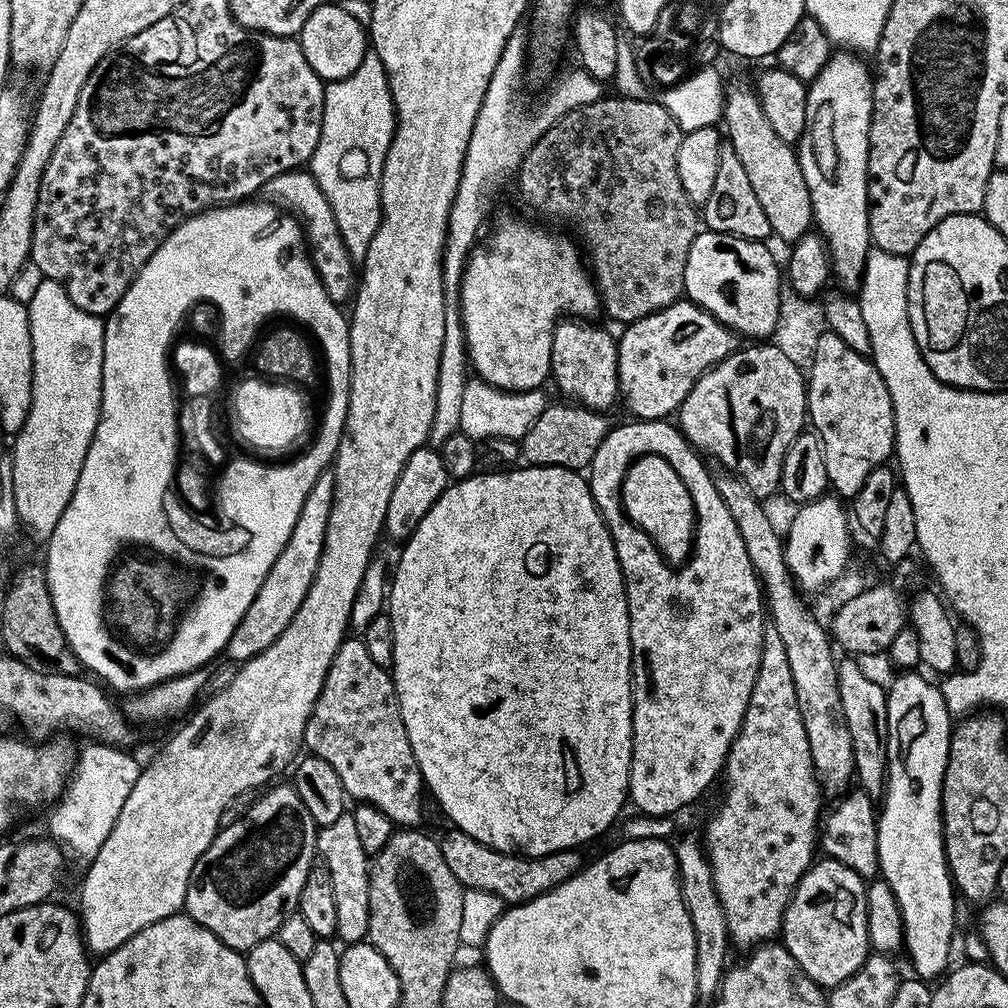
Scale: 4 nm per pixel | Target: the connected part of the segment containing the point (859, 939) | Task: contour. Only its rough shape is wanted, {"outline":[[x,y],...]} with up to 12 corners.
{"outline":[[820,858],[782,943],[825,990],[868,961],[865,877]]}

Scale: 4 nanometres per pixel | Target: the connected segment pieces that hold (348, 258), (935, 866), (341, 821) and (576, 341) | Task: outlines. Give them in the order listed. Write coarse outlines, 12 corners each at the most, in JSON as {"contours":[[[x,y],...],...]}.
{"contours":[[[310,171],[278,174],[269,201],[306,233],[326,294],[349,299],[358,268]],[[908,670],[888,694],[879,875],[917,977],[945,975],[956,900],[940,799],[954,717]],[[353,813],[317,831],[334,882],[336,936],[361,943],[370,926],[370,856]],[[580,318],[552,332],[550,376],[603,413],[620,395],[617,337]]]}

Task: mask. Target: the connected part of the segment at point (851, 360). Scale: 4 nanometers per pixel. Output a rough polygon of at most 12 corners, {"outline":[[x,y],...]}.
{"outline":[[831,330],[806,376],[831,491],[893,459],[890,390]]}

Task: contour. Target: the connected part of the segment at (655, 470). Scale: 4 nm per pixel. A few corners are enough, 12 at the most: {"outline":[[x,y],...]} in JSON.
{"outline":[[668,456],[626,470],[622,510],[656,544],[691,537],[694,492]]}

